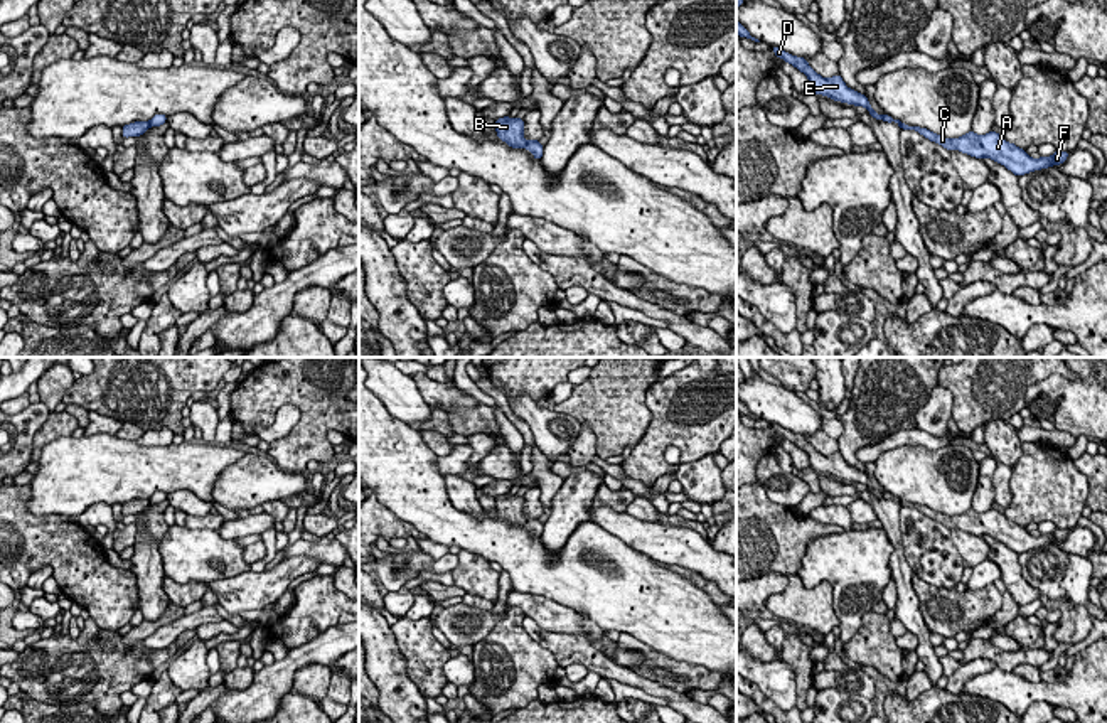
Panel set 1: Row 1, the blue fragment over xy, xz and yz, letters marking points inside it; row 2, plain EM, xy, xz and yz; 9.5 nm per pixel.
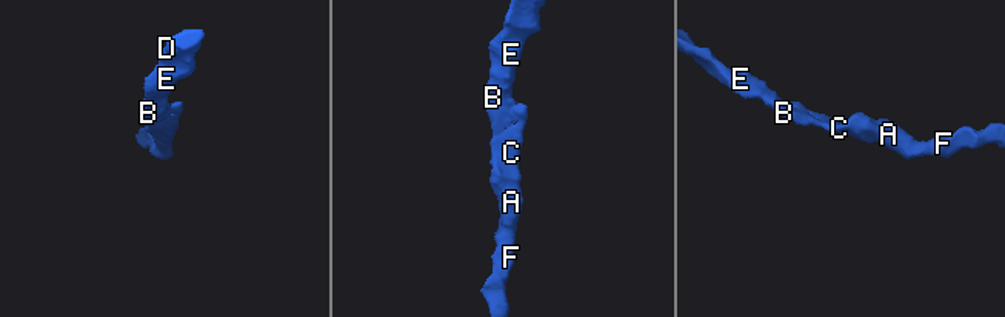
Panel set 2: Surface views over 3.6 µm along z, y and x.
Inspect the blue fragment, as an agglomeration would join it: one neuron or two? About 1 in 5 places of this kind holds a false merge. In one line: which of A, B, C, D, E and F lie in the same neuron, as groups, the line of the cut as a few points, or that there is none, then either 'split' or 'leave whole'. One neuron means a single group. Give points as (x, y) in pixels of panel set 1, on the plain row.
groups A B C D E F; cut none; leave whole

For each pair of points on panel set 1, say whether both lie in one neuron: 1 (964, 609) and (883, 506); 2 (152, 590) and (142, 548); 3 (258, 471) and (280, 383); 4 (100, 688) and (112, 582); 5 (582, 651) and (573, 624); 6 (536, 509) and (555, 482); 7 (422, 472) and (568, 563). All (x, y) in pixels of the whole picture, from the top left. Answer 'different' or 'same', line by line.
1: different
2: same
3: different
4: different
5: different
6: different
7: same

